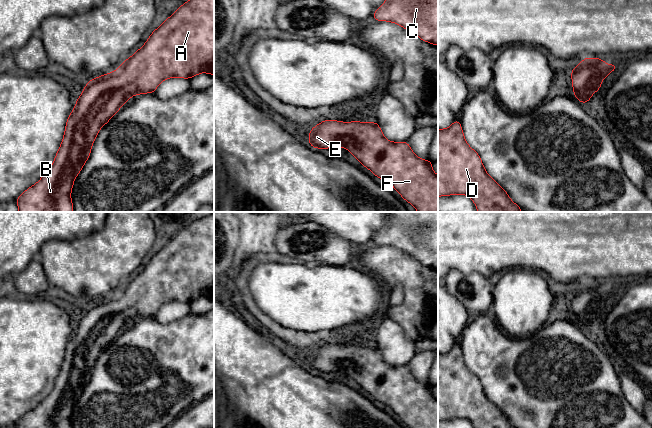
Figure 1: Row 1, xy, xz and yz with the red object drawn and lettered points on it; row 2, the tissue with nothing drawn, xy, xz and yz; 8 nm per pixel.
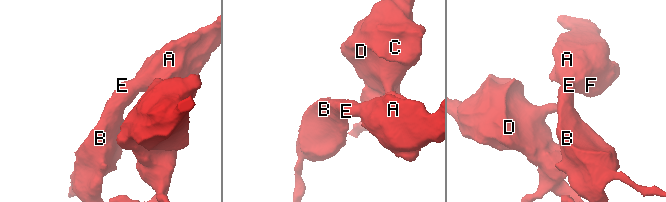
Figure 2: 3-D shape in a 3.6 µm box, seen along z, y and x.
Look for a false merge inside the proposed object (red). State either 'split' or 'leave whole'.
leave whole

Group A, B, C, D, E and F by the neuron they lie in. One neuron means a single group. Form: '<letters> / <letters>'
A B C D E F

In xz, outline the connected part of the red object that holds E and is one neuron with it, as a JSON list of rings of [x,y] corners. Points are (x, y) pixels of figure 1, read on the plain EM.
[[[324,344],[309,355],[308,367],[315,373],[346,371],[365,392],[380,403],[388,405],[401,421],[410,428],[438,428],[438,399],[432,394],[433,386],[417,381],[407,365],[387,364],[376,345],[342,346]]]

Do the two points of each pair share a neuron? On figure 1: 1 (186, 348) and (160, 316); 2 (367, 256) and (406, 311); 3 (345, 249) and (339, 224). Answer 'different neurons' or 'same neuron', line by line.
1: different neurons
2: same neuron
3: different neurons

